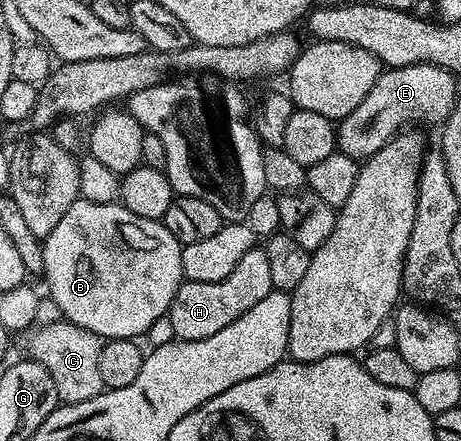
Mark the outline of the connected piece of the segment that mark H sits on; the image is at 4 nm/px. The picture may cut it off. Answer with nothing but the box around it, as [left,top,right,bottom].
[168,246,275,340]

